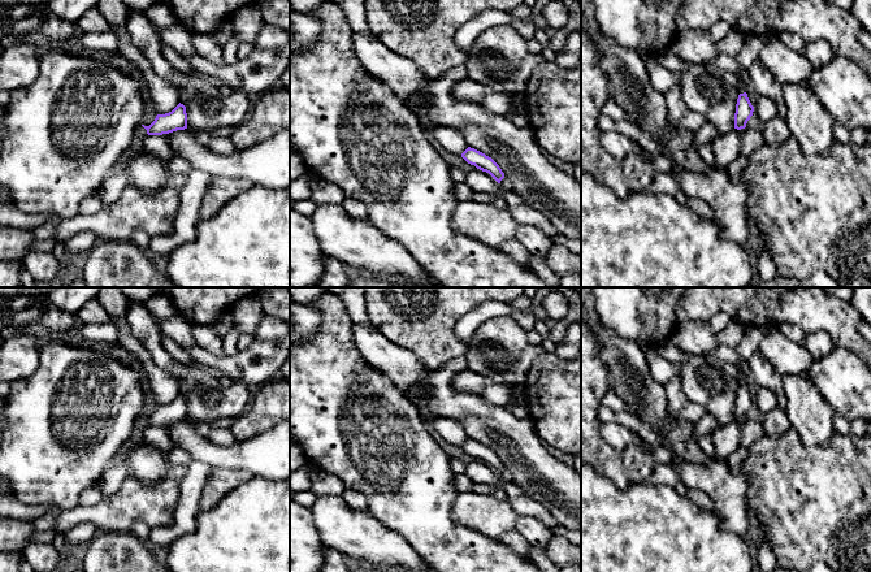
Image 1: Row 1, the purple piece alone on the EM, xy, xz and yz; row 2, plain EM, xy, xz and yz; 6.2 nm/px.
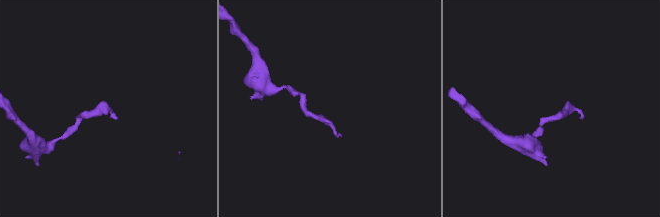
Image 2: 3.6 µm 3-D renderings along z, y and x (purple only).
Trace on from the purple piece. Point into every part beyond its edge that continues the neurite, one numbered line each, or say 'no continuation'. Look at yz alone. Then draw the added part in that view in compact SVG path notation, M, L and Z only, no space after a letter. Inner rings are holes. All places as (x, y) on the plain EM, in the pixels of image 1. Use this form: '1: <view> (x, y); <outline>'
no continuation

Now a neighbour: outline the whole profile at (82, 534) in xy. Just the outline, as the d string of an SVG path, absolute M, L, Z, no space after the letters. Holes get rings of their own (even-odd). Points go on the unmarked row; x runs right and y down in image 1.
M83 523L65 532L66 543L81 545L86 547L100 530L91 523Z

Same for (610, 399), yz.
M612 390L607 391L601 398L601 404L612 410L614 412L632 412L633 410Z

